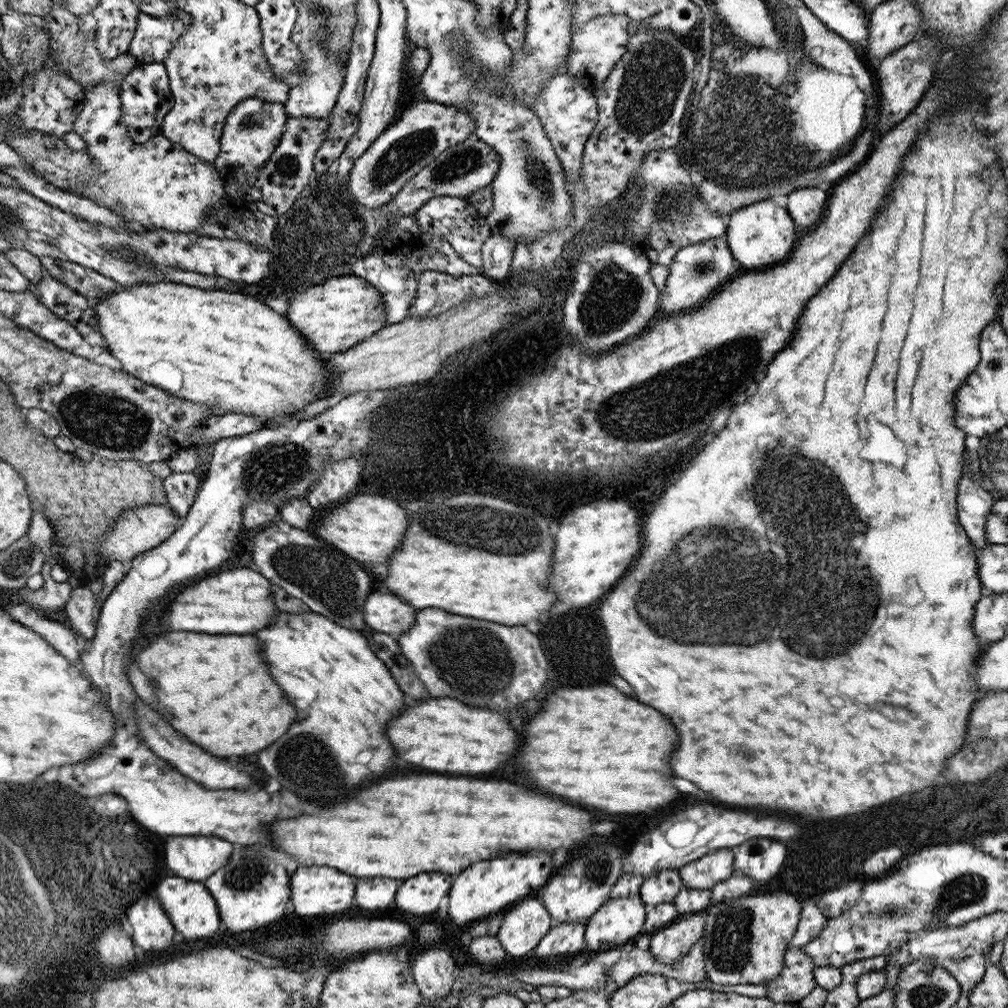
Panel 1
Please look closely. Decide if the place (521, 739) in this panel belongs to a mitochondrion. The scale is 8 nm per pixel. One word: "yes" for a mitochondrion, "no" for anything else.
no

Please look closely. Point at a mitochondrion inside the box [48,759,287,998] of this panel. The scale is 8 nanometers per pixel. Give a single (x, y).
(250, 871)

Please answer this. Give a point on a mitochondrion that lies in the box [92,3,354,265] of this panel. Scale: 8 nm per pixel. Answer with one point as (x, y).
(315, 36)

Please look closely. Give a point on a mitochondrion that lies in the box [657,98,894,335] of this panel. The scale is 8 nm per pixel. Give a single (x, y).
(728, 172)

